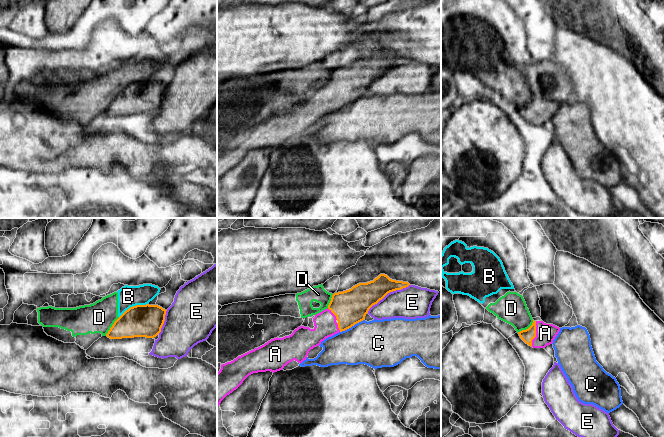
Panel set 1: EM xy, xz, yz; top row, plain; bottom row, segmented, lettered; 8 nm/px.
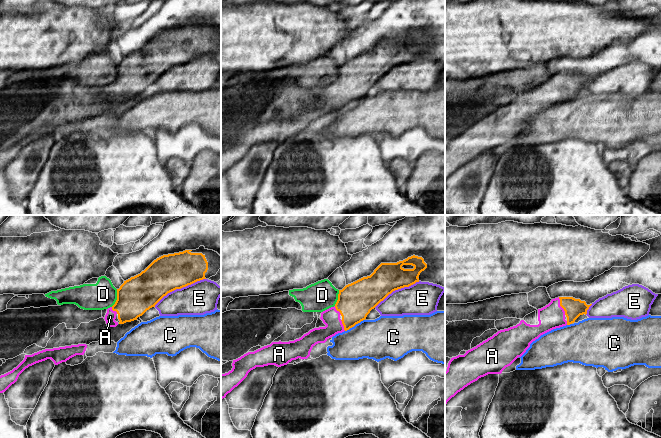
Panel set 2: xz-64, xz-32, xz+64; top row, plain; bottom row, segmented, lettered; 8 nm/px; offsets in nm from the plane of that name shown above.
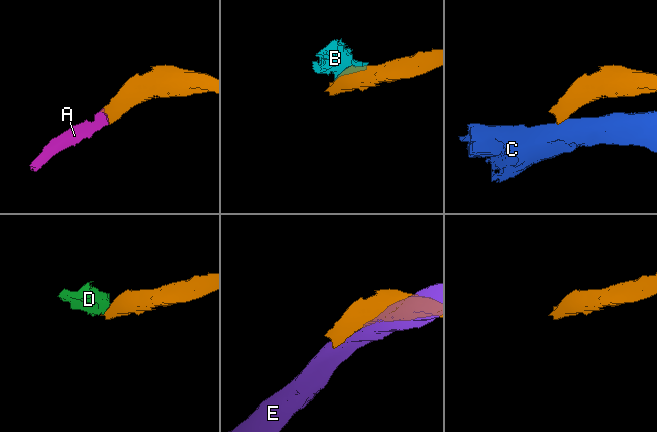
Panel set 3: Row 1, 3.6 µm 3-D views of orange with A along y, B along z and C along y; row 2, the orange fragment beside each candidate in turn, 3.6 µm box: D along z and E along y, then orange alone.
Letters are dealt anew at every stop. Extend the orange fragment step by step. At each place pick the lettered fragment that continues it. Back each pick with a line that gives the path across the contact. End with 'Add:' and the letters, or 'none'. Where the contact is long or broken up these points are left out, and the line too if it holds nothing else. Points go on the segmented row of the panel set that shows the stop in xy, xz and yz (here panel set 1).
A: across yz (528, 335), (535, 334), (545, 333)
Add: A

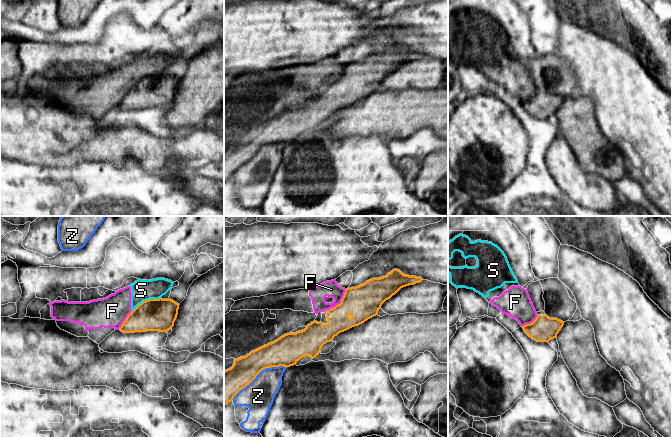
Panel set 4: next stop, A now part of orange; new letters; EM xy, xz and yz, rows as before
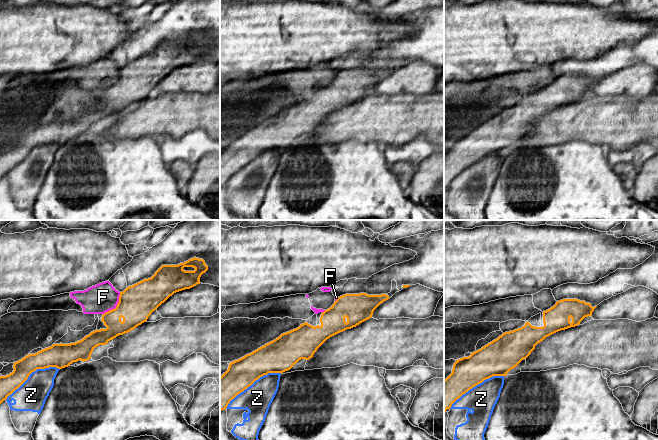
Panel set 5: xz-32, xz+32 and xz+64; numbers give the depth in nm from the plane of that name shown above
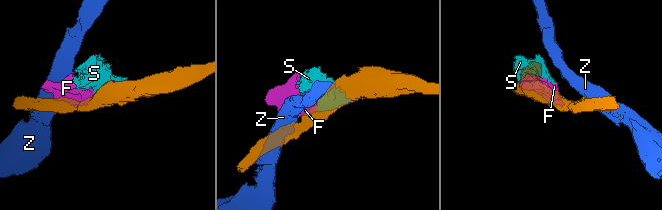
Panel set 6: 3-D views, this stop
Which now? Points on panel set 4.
Add: none

